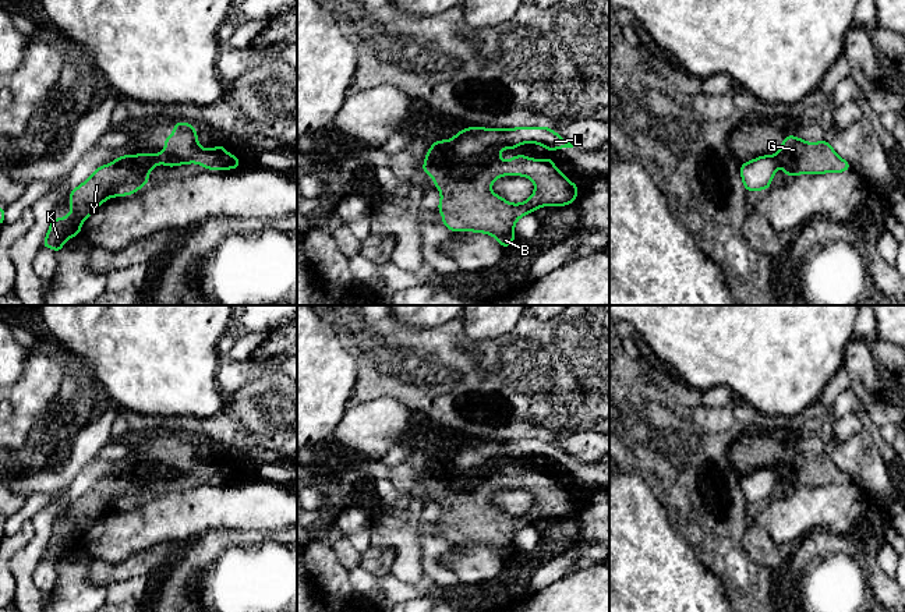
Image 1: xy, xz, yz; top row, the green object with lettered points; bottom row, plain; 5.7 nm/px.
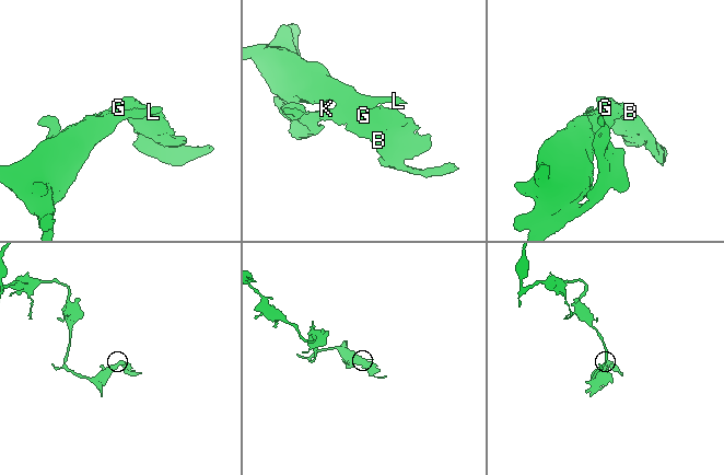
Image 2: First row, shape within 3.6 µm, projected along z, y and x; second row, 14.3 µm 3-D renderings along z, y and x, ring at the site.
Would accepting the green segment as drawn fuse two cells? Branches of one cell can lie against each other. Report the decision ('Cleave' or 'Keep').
Cleave

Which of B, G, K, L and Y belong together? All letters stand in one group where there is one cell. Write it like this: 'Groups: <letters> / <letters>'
Groups: B G K Y / L

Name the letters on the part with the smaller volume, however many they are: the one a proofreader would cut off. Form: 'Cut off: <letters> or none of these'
Cut off: B, G, K, Y

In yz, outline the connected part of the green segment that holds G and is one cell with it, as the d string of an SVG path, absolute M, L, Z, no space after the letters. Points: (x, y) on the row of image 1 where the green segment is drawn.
M795 135L784 138L777 163L786 177L798 174L842 173L851 170L851 165L839 158L827 141L806 142Z

